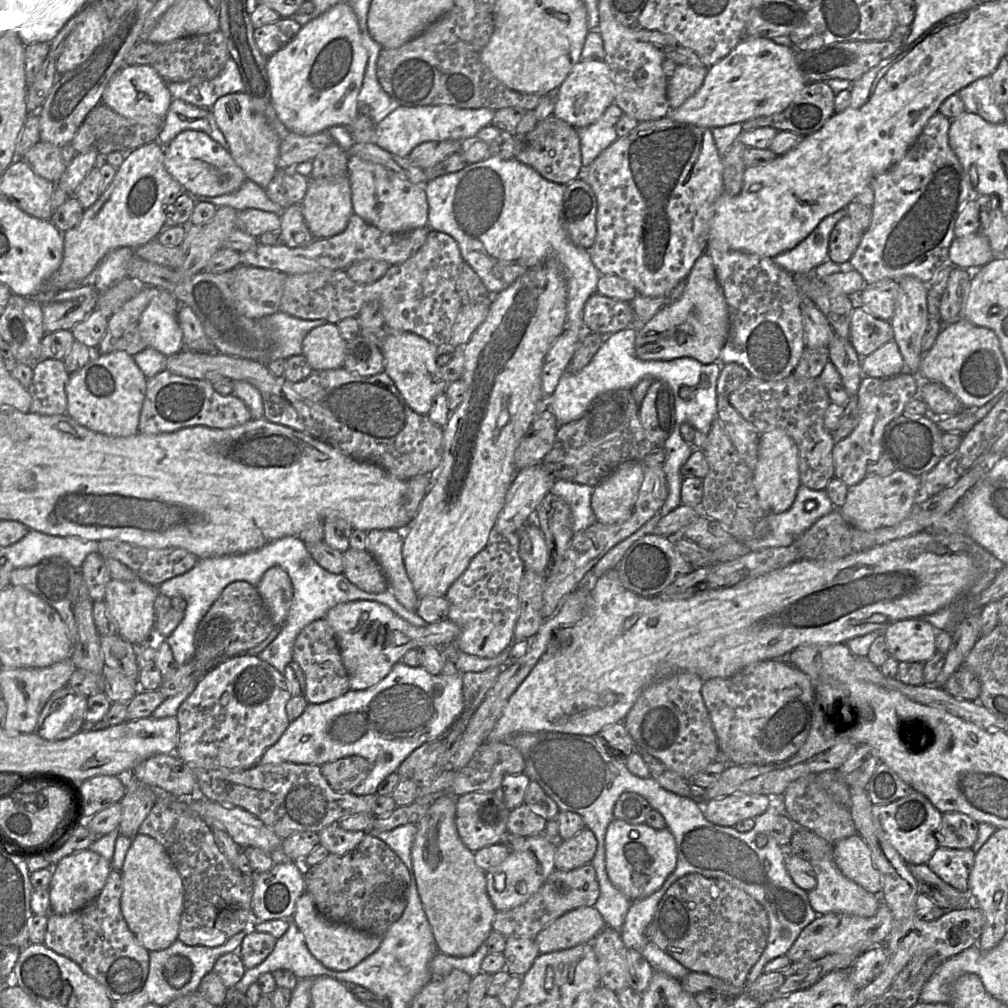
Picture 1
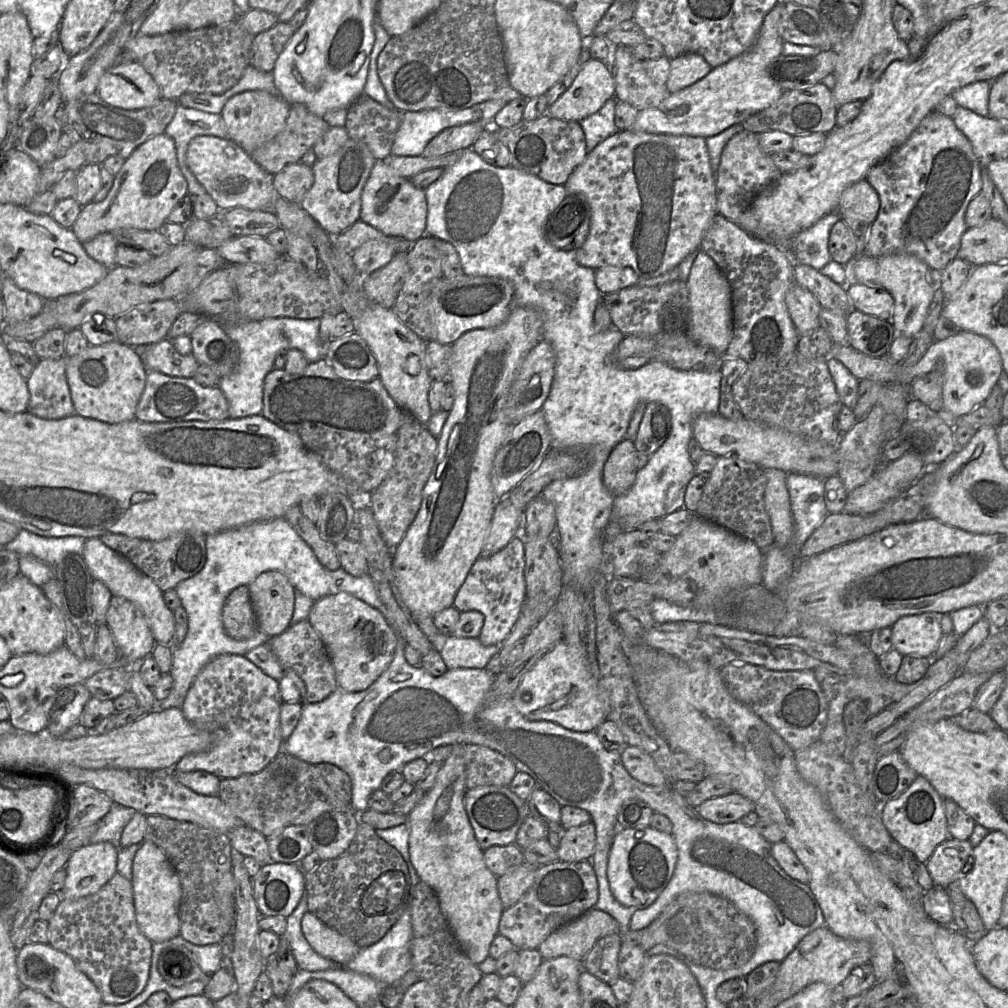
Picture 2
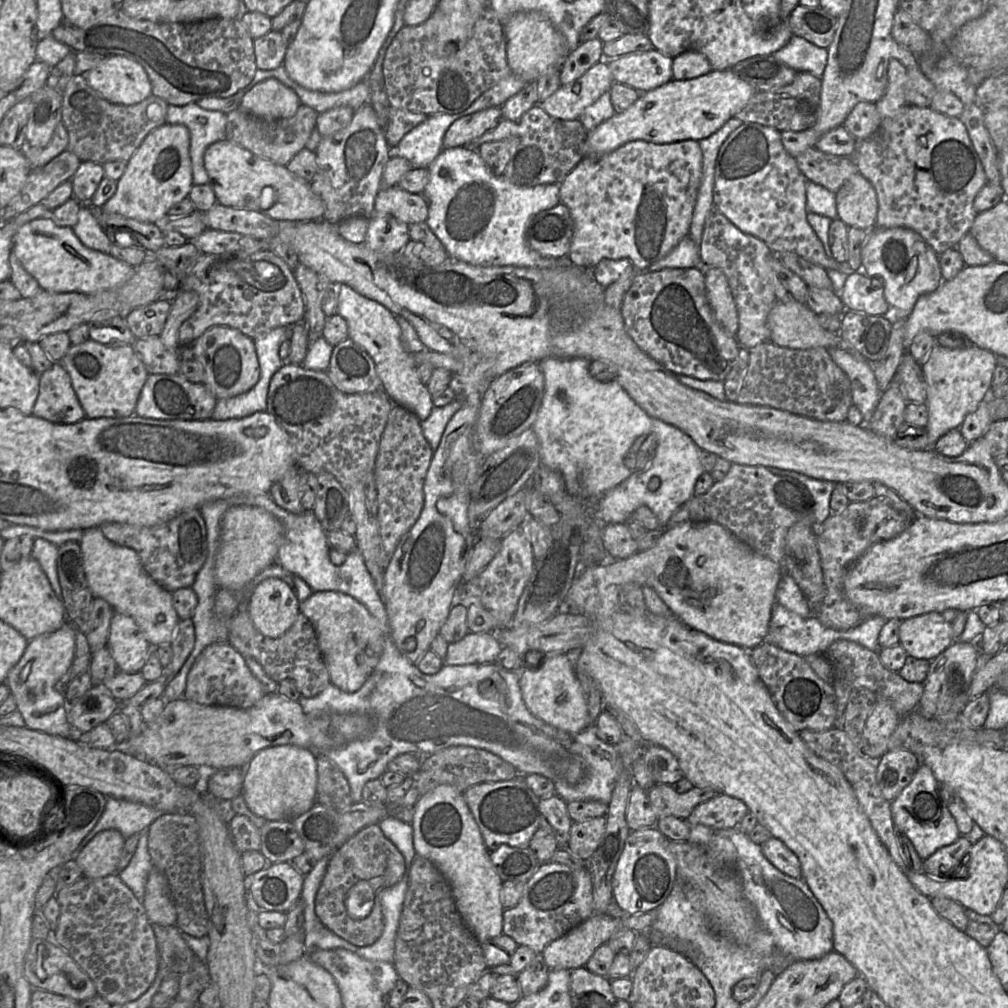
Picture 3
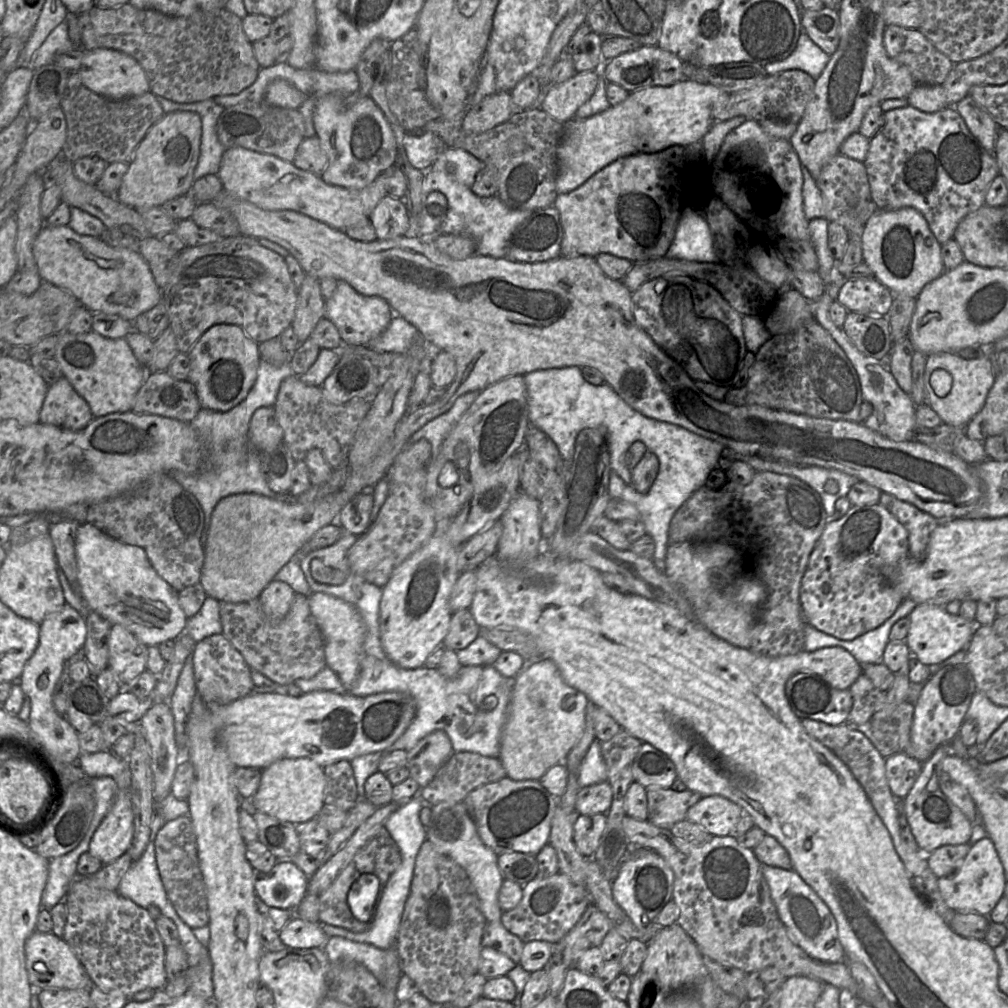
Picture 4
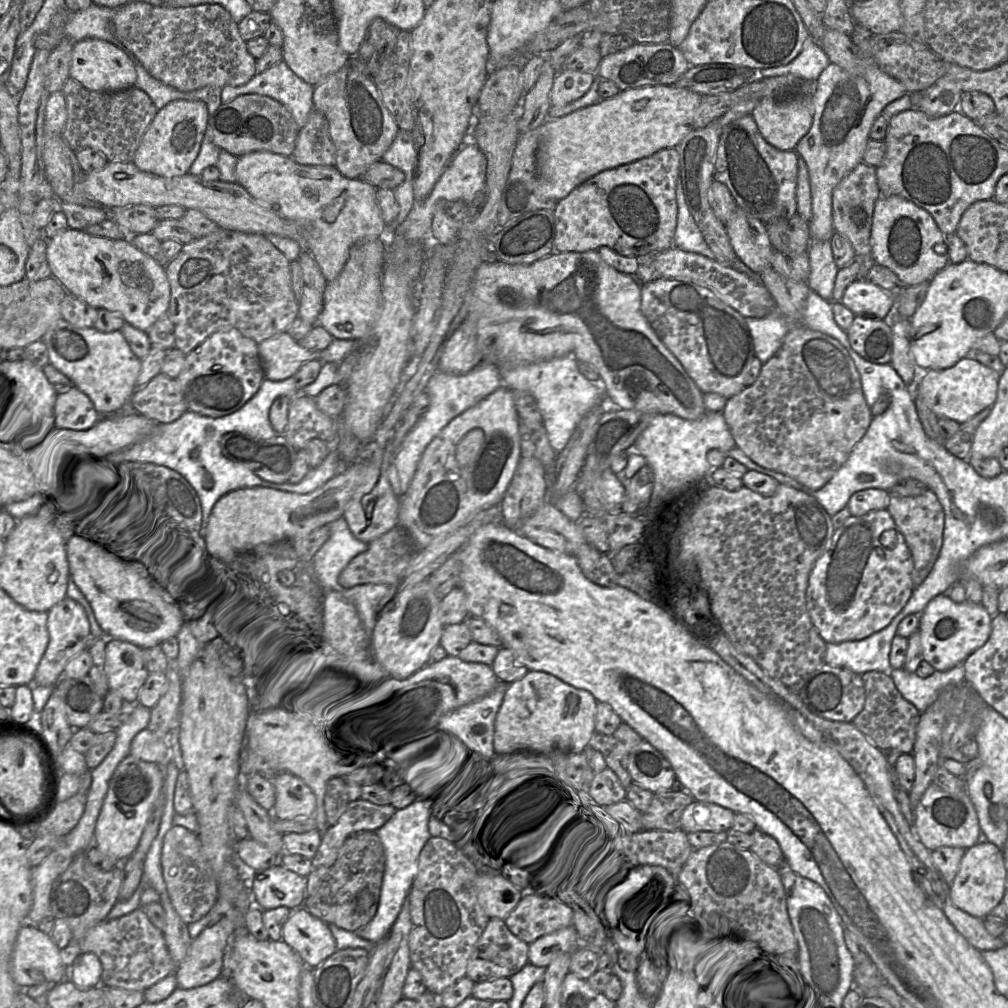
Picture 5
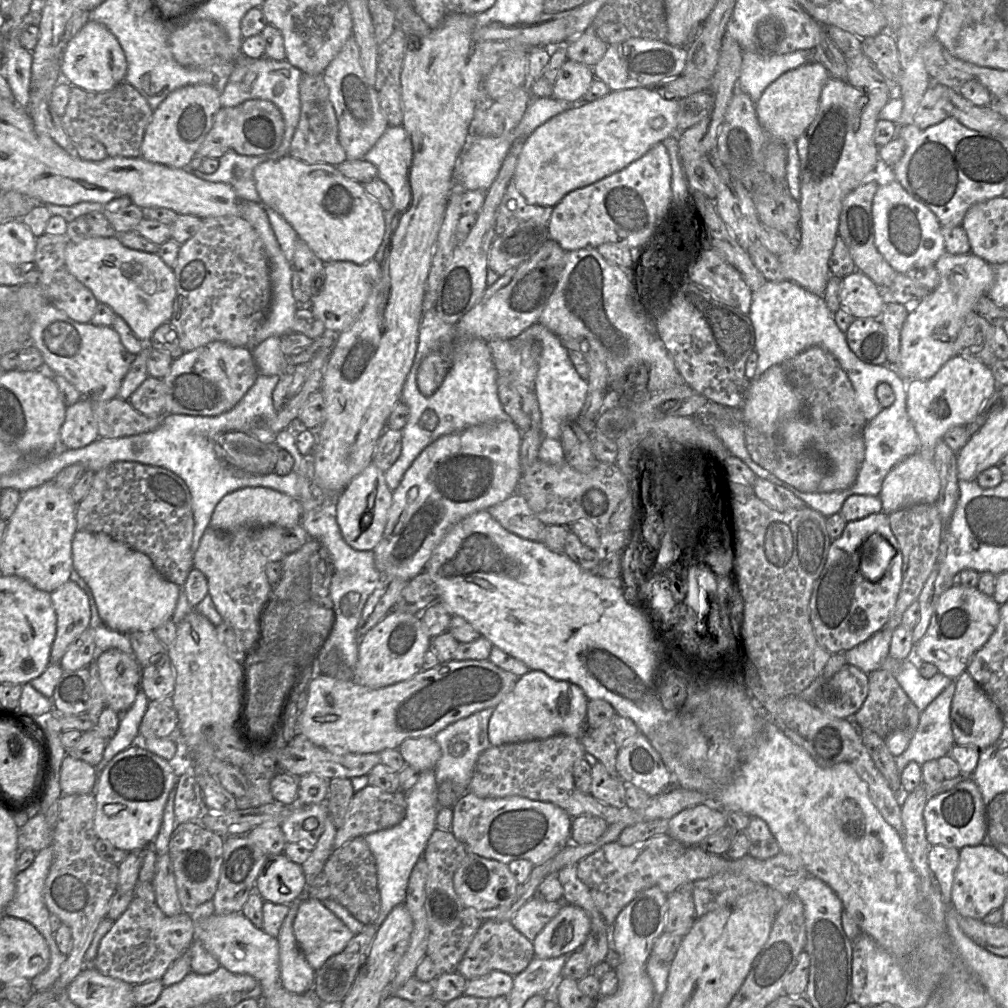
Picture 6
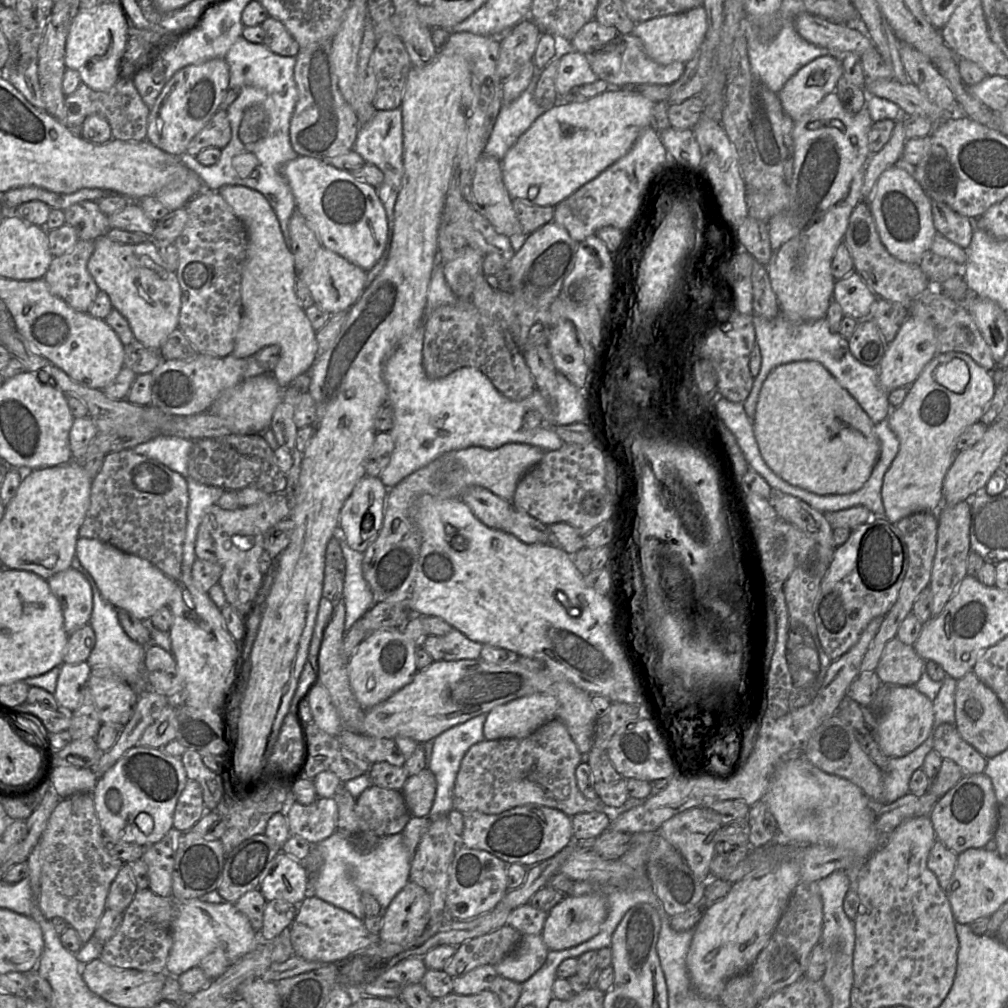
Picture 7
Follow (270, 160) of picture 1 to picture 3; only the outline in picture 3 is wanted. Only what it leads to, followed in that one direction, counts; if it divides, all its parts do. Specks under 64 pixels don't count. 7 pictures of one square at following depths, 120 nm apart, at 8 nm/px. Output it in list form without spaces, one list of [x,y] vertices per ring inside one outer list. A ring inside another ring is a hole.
[[[269,78],[246,92],[238,109],[257,118],[277,120],[292,117],[300,105],[292,89]]]

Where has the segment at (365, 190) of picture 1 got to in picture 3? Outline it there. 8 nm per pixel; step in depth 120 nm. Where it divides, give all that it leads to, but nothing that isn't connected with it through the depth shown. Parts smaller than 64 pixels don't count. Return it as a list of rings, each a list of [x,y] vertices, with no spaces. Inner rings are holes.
[[[395,185],[378,191],[374,214],[391,215],[408,225],[425,222],[428,217],[428,203],[424,194],[409,193]]]

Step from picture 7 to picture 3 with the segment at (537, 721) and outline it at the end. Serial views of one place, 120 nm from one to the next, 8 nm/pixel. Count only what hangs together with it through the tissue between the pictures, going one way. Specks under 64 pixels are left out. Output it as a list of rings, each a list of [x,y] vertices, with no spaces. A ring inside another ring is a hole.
[[[546,654],[539,668],[516,673],[519,676],[522,699],[532,715],[569,733],[579,733],[590,727],[587,703],[576,677],[571,655]]]

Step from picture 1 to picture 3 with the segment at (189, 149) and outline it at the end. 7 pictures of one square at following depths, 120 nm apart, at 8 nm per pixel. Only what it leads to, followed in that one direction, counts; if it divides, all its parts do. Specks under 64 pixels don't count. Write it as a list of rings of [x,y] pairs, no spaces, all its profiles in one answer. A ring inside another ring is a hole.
[[[226,139],[208,146],[203,162],[217,203],[258,212],[279,223],[323,218],[325,205],[322,199],[311,190],[310,183],[291,173],[286,166],[261,158]]]

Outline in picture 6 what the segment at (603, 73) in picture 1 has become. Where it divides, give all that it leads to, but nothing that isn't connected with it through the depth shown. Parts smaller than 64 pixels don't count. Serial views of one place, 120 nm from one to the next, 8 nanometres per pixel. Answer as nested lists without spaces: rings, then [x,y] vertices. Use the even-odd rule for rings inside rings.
[[[567,59],[555,80],[552,97],[567,102],[581,102],[594,79],[593,68]]]

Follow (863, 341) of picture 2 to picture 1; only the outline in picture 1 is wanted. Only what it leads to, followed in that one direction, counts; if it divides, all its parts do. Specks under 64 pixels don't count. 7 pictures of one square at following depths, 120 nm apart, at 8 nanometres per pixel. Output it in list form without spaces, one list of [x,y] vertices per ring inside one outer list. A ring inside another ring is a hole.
[[[855,305],[850,319],[849,339],[858,355],[864,358],[893,340],[891,323],[876,318],[862,306]]]

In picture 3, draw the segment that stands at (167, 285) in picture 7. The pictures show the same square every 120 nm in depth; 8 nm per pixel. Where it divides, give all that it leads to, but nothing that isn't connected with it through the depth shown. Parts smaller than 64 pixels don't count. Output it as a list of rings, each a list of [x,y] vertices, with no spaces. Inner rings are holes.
[[[50,216],[24,224],[13,238],[12,251],[41,289],[54,293],[94,293],[124,284],[133,267],[110,254],[84,246],[71,227],[58,226]]]

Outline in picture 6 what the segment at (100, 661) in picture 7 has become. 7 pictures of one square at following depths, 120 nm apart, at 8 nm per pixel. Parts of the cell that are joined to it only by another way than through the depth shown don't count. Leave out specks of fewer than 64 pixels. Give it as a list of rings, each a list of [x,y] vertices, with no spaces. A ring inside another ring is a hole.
[[[74,568],[71,570],[70,580],[78,584],[78,586],[87,594],[89,599],[91,611],[89,627],[94,631],[94,641],[96,644],[94,660],[96,660],[103,652],[113,648],[119,649],[127,654],[135,655],[127,633],[113,630],[102,621],[91,588]]]

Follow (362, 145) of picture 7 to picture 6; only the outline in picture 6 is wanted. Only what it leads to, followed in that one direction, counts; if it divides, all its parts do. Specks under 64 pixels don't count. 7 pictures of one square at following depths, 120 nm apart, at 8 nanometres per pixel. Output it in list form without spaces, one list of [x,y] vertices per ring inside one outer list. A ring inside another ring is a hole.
[[[403,125],[388,126],[378,141],[363,157],[364,160],[371,162],[378,169],[378,177],[384,181],[392,190],[394,205],[391,209],[384,211],[385,233],[384,243],[390,241],[392,236],[392,221],[401,211],[407,208],[410,203],[411,189],[409,172],[412,162],[413,149],[411,140]]]

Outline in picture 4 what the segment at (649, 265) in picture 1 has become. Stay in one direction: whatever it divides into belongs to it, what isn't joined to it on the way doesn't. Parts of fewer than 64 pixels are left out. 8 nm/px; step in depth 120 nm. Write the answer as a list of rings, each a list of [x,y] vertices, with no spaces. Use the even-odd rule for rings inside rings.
[[[674,145],[655,153],[637,153],[619,158],[607,165],[606,167],[602,168],[601,170],[597,171],[582,185],[580,185],[573,191],[565,194],[558,194],[553,203],[553,206],[559,212],[564,232],[561,243],[561,256],[569,258],[579,256],[590,256],[596,259],[599,254],[608,253],[620,258],[628,259],[633,264],[637,262],[645,262],[655,258],[664,257],[674,240],[683,204],[685,202],[686,170],[687,149],[686,147],[681,145]]]

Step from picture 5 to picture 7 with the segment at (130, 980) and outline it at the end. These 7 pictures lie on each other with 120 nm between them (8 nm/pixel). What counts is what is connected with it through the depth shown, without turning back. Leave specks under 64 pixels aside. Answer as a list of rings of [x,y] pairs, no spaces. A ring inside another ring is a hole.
[[[149,888],[137,890],[132,902],[123,913],[119,929],[102,946],[99,958],[110,966],[122,969],[151,973],[166,972],[166,962],[173,942],[175,918],[176,902],[172,896],[159,896]]]

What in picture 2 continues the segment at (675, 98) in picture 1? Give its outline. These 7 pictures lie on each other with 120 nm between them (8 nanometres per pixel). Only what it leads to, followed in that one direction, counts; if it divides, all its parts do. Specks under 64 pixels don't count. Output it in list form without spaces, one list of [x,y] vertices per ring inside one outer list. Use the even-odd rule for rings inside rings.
[[[686,53],[670,61],[670,74],[666,88],[670,94],[682,90],[705,77],[711,66],[699,54]]]

